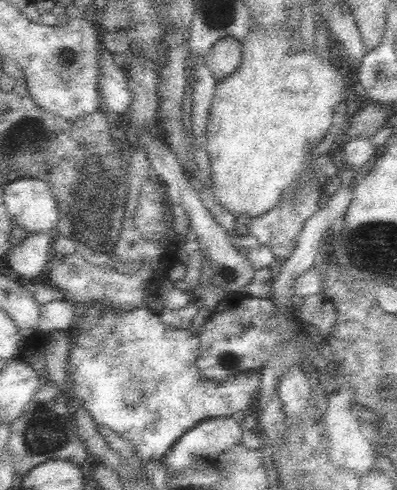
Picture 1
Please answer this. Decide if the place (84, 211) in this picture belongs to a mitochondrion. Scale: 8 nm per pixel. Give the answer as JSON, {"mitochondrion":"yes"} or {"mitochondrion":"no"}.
{"mitochondrion":"yes"}

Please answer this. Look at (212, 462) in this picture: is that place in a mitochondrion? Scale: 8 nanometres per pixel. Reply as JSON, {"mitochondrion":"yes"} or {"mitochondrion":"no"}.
{"mitochondrion":"no"}

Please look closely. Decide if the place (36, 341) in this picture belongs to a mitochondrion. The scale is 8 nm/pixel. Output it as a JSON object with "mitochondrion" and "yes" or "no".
{"mitochondrion":"no"}

